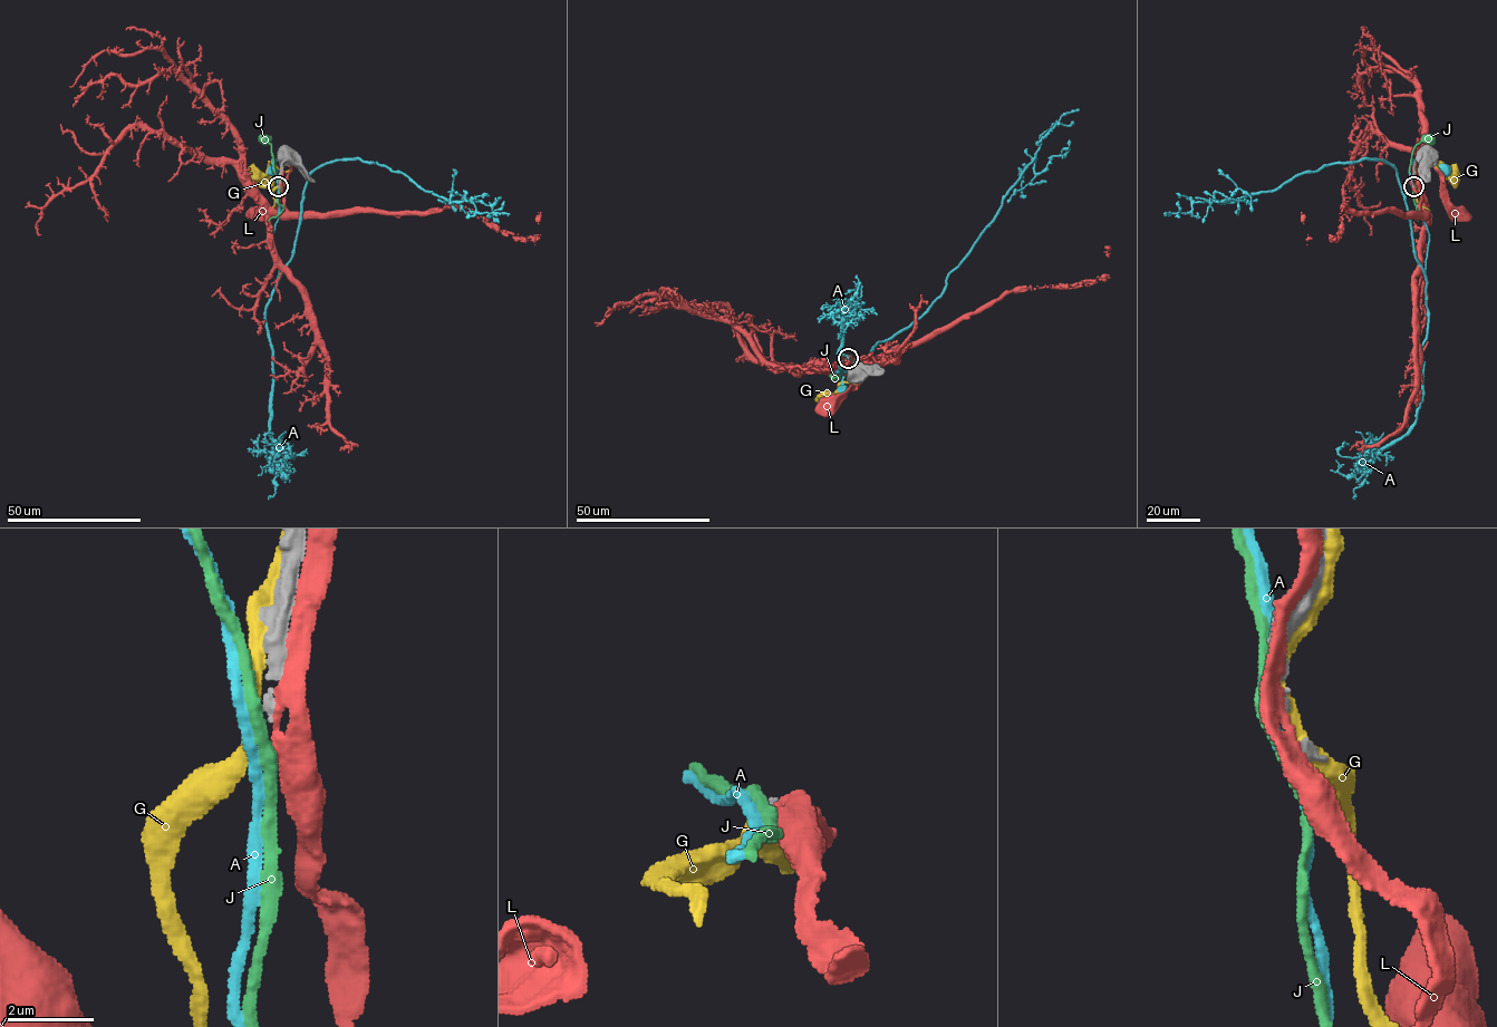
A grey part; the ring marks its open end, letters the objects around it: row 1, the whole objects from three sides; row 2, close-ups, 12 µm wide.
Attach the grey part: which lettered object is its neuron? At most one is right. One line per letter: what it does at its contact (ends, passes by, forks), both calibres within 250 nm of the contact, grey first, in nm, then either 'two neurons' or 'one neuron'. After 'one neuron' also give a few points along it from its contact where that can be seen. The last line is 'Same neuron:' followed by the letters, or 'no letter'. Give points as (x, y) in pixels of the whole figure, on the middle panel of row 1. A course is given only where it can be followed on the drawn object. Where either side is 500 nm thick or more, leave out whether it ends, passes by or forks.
A: it passes by; 240 nm thick on the grey side, 260 nm on the other; two neurons
G: it passes by; 240 nm thick on the grey side, 360 nm on the other; two neurons
J: it passes by; 240 nm thick on the grey side, 260 nm on the other; two neurons
L: it passes by; 260 nm thick on the grey side, 400 nm on the other; two neurons
Same neuron: no letter

